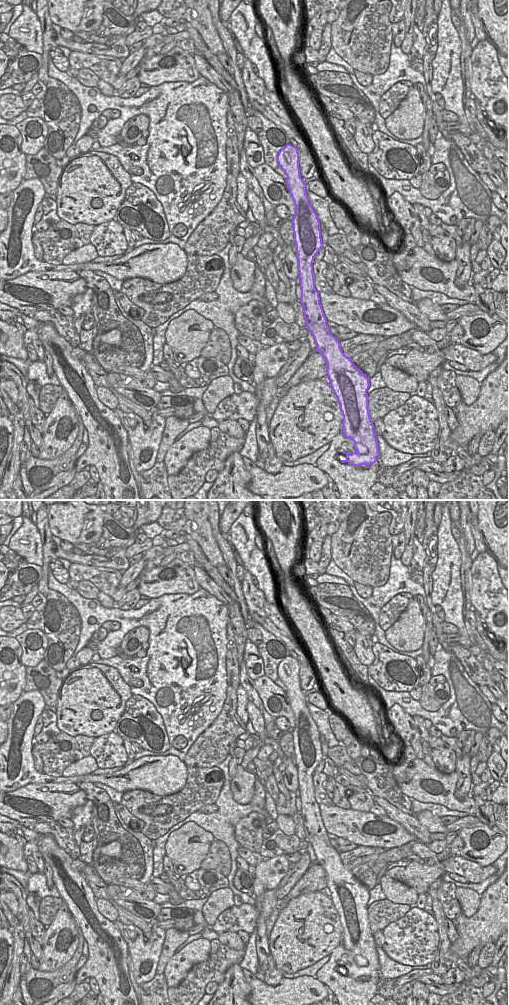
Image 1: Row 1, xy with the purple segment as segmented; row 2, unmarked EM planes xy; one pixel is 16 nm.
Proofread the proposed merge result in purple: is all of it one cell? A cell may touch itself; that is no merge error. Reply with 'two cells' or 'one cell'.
one cell

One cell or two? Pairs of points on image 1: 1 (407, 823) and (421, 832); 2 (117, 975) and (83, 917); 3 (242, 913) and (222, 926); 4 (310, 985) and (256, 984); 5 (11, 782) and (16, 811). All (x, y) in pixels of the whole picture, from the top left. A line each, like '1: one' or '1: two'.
1: one
2: one
3: one
4: one
5: two

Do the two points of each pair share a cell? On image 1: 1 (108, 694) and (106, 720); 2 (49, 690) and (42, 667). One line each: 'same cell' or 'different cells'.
1: same cell
2: same cell

